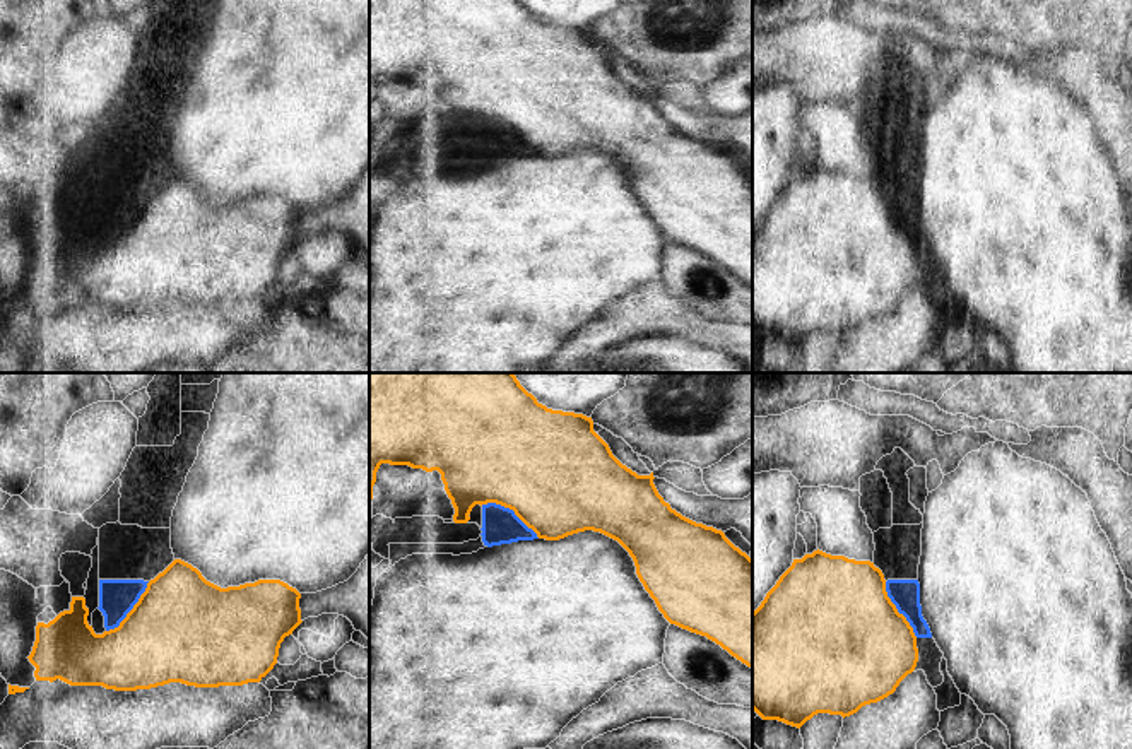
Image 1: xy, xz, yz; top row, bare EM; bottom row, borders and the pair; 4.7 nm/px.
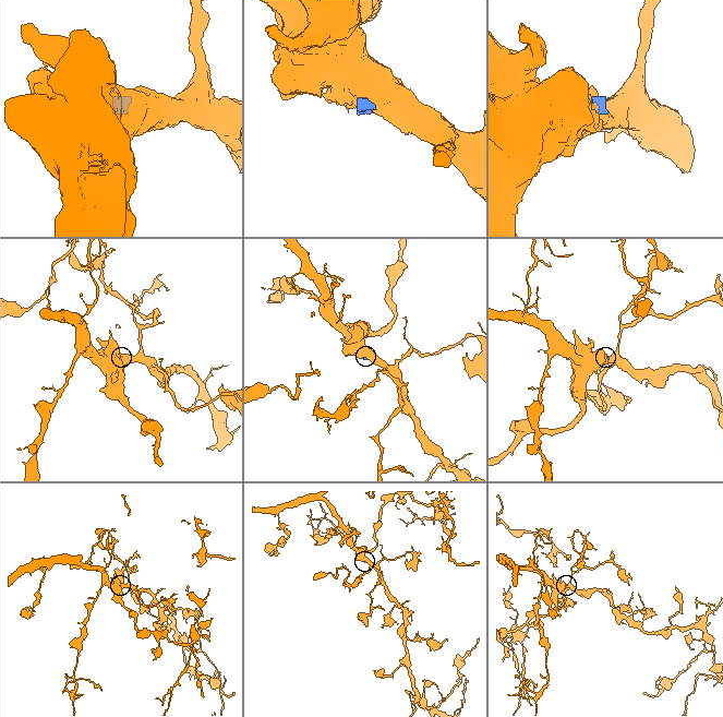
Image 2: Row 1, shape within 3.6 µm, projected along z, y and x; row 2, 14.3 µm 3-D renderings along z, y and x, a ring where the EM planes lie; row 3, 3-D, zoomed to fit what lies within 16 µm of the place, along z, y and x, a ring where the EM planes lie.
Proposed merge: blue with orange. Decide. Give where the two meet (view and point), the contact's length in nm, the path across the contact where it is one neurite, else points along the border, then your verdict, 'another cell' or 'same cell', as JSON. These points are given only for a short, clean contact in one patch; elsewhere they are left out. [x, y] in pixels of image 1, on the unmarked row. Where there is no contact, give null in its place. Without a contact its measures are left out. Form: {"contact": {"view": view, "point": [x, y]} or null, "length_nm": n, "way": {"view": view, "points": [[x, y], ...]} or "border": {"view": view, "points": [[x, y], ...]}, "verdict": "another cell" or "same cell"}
{"contact": {"view": "xz", "point": [508, 125]}, "length_nm": 320, "way": {"view": "xz", "points": [[500, 142], [507, 135], [508, 125], [524, 110], [527, 76]]}, "verdict": "same cell"}

